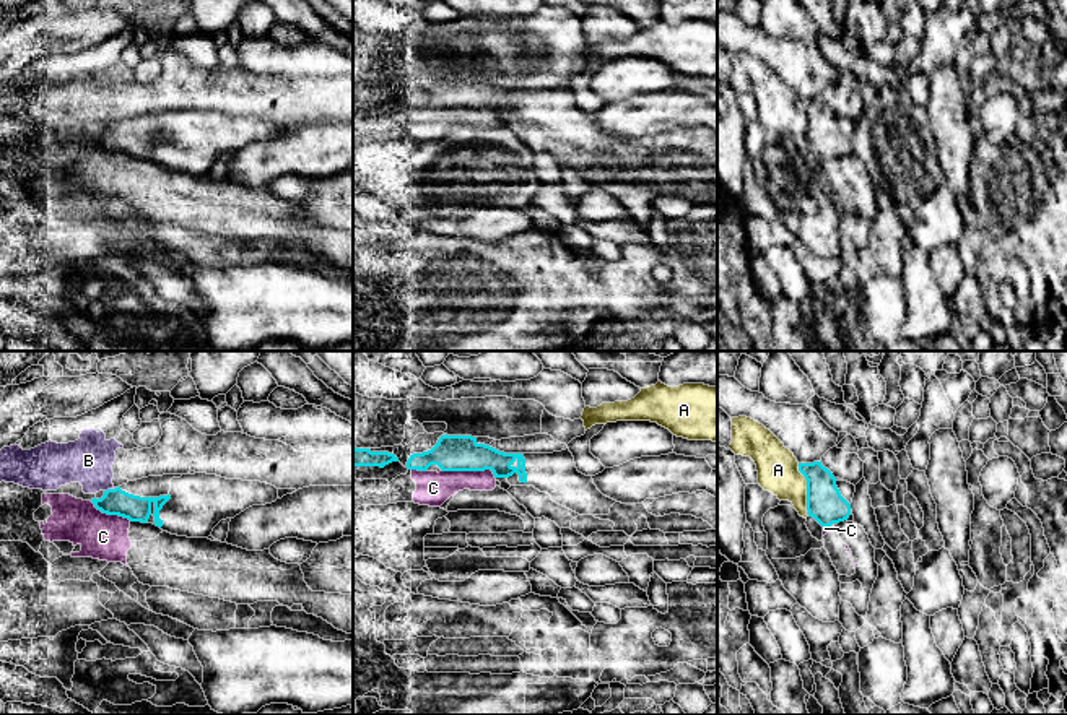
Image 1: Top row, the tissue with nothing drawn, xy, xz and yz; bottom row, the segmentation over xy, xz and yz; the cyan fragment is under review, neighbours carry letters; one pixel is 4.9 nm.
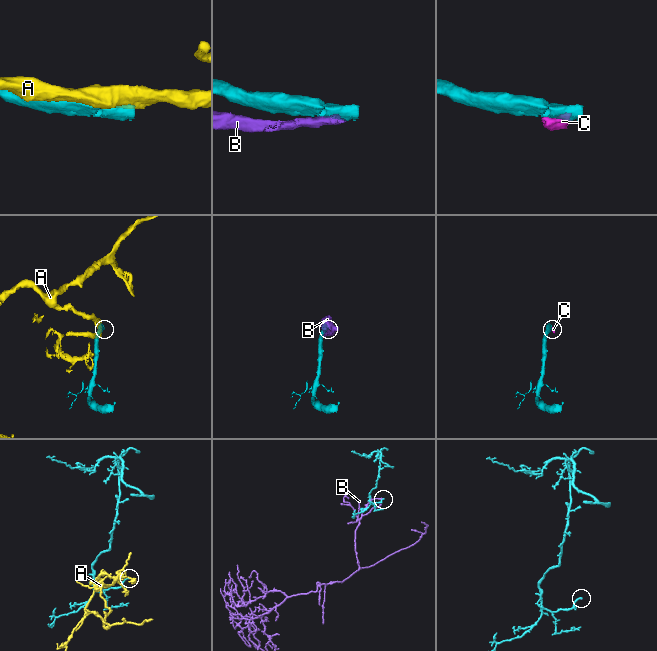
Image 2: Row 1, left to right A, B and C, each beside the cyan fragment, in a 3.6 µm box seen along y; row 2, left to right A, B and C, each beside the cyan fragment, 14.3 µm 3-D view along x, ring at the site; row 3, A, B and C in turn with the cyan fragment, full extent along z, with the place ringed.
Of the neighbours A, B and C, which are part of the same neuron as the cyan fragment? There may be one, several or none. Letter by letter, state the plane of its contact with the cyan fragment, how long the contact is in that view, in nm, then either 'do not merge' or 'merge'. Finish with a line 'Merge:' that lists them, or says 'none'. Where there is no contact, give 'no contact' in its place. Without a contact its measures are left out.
A: contact in yz; length 240 nm; do not merge
B: contact in xy; length 70 nm; do not merge
C: contact in xz; length 260 nm; do not merge
Merge: none

